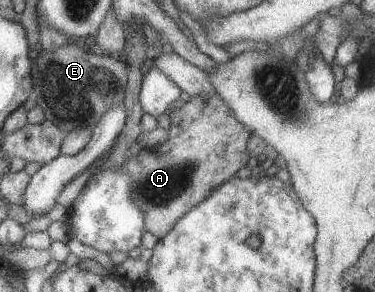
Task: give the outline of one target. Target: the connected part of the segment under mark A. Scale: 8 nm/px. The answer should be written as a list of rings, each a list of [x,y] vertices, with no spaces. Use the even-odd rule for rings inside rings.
[[[217,92],[206,96],[199,94],[193,96],[169,116],[171,125],[167,129],[167,141],[159,147],[141,150],[129,156],[122,167],[130,178],[132,202],[142,210],[144,231],[149,231],[158,238],[167,235],[167,232],[171,231],[183,215],[207,199],[219,184],[233,178],[251,161],[251,155],[248,152],[248,137],[252,134],[252,129],[243,125],[235,117],[231,108]]]

